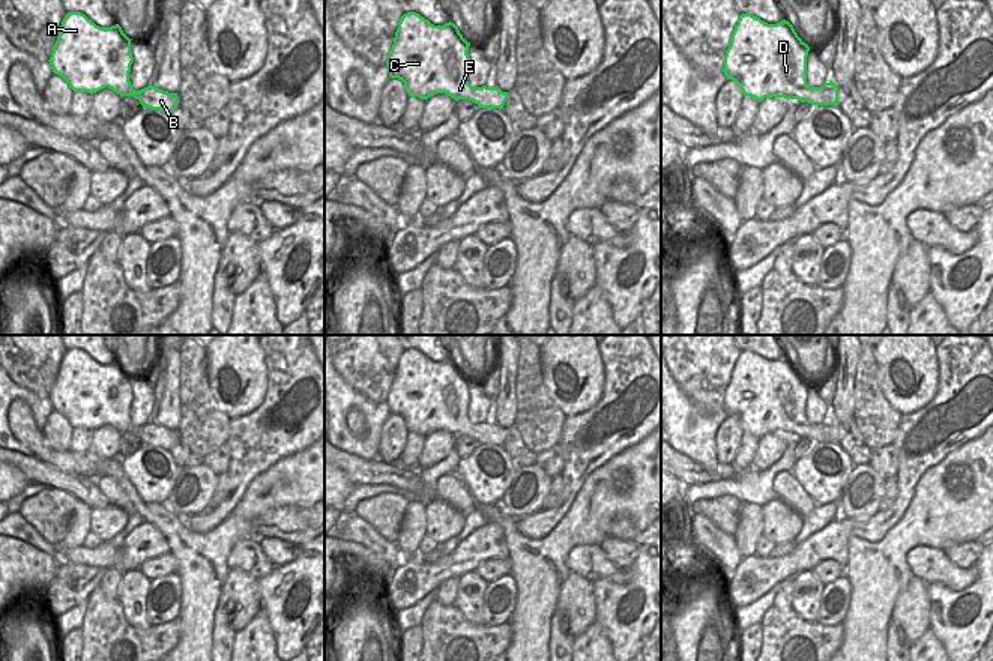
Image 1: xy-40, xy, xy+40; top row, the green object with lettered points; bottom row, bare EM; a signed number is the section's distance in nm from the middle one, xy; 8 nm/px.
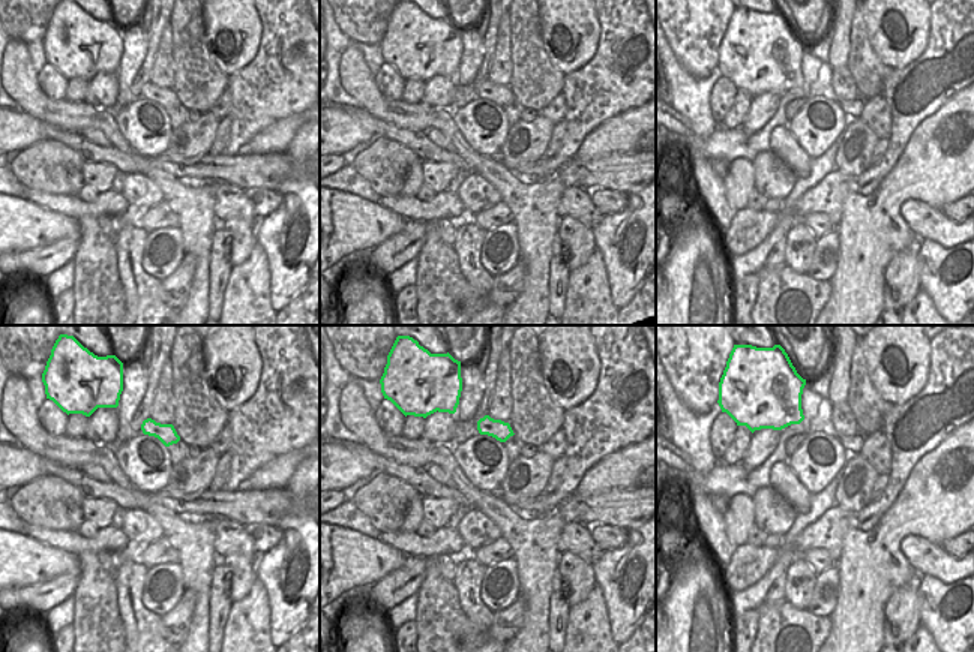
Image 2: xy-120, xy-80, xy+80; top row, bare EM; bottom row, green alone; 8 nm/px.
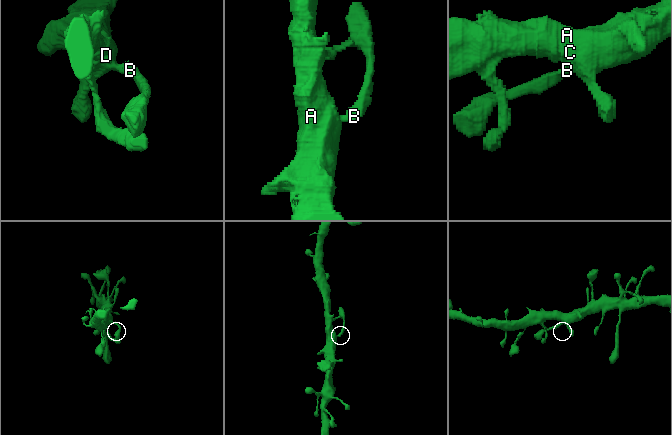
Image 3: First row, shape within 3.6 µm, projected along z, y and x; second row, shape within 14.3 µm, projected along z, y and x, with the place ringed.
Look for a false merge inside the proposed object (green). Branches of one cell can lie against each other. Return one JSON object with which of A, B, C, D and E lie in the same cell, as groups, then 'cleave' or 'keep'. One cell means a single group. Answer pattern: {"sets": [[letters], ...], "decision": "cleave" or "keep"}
{"sets": [["A", "C", "D", "E"], ["B"]], "decision": "cleave"}

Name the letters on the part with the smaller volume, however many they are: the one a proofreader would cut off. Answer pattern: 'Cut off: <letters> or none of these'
Cut off: B

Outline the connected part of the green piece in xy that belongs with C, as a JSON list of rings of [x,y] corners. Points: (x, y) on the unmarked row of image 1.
[[[407,349],[398,359],[388,392],[389,413],[401,416],[409,433],[427,437],[446,430],[455,437],[470,436],[469,383],[454,359],[434,362],[419,350]]]

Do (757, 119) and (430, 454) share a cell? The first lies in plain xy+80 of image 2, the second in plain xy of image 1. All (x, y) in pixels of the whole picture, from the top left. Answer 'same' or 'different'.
same

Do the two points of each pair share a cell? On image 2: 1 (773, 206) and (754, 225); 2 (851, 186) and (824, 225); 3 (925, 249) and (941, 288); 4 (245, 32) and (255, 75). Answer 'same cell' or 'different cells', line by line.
1: different cells
2: different cells
3: same cell
4: different cells

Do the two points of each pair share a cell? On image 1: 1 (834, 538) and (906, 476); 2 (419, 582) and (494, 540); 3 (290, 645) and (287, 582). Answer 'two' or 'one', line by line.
1: one
2: one
3: one

